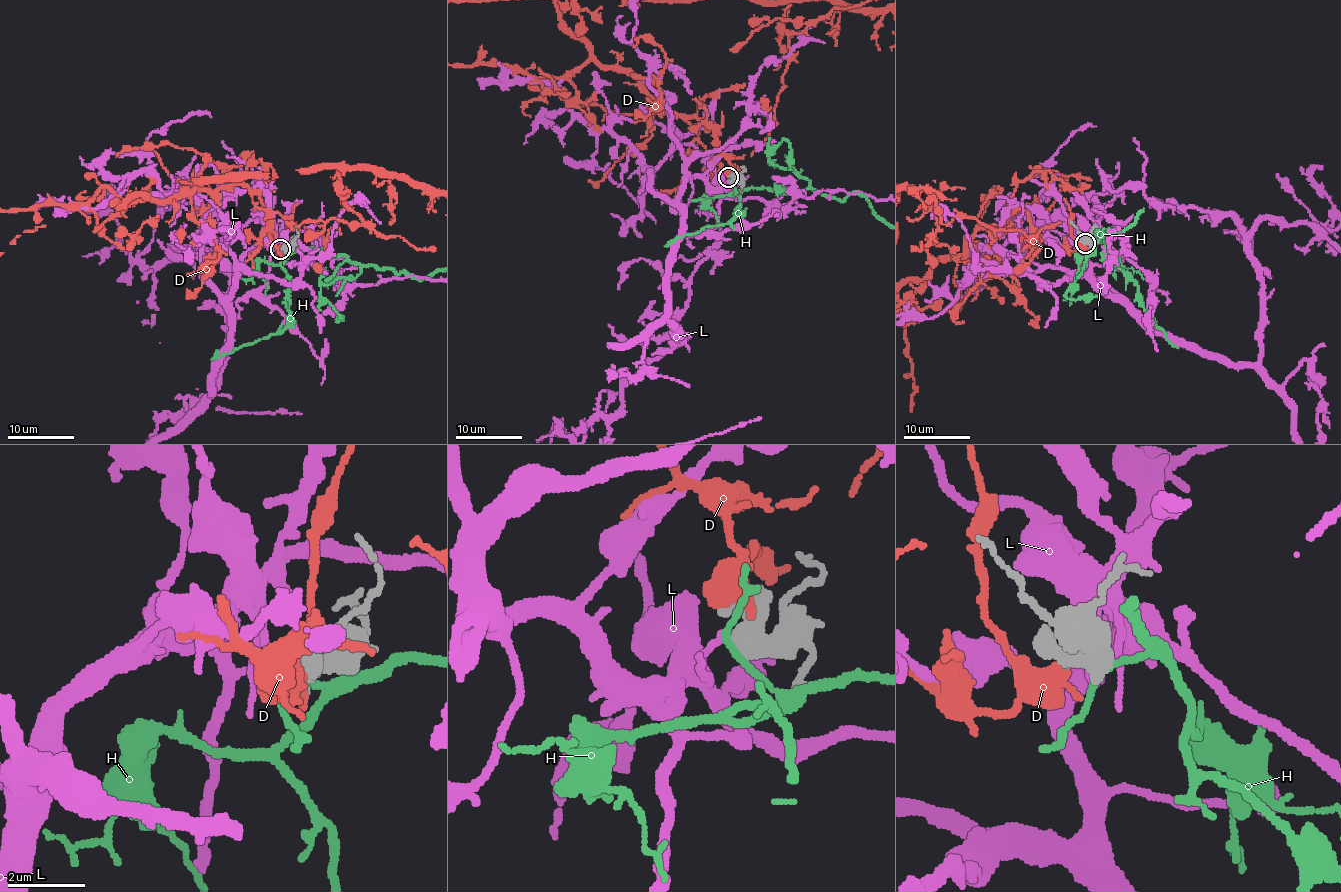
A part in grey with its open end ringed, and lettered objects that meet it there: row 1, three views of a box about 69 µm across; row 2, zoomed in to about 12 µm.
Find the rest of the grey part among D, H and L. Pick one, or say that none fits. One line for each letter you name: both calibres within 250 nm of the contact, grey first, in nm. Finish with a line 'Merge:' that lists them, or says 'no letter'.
Merge: no letter

